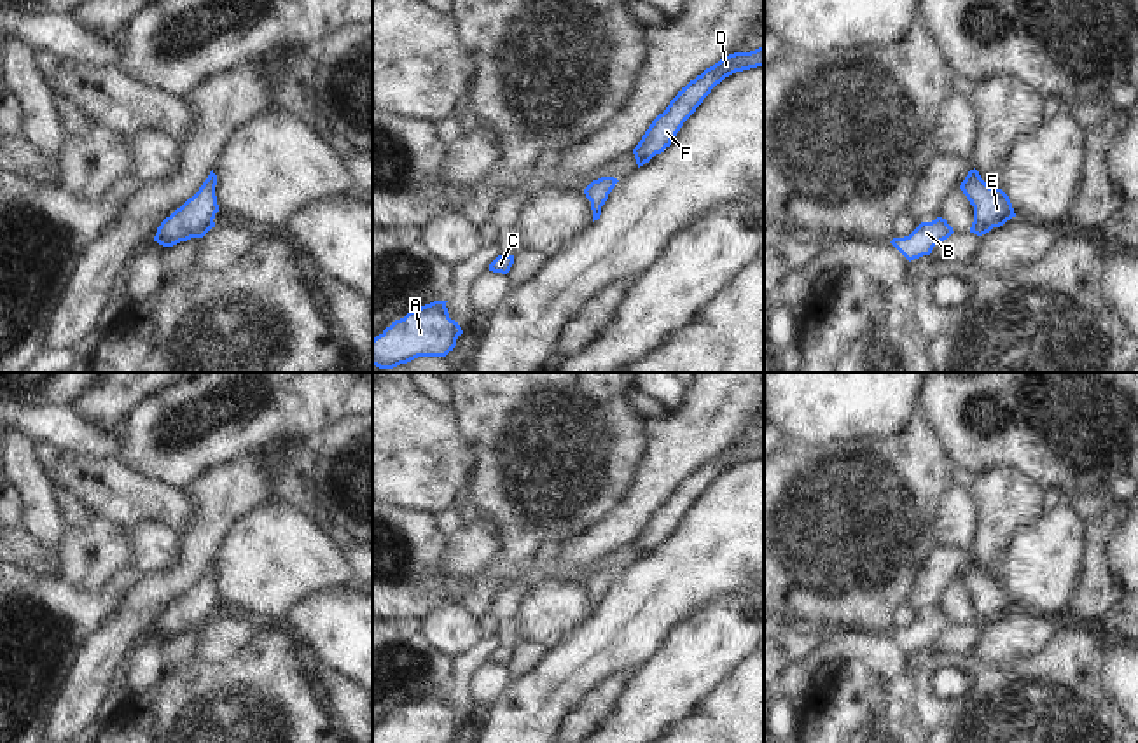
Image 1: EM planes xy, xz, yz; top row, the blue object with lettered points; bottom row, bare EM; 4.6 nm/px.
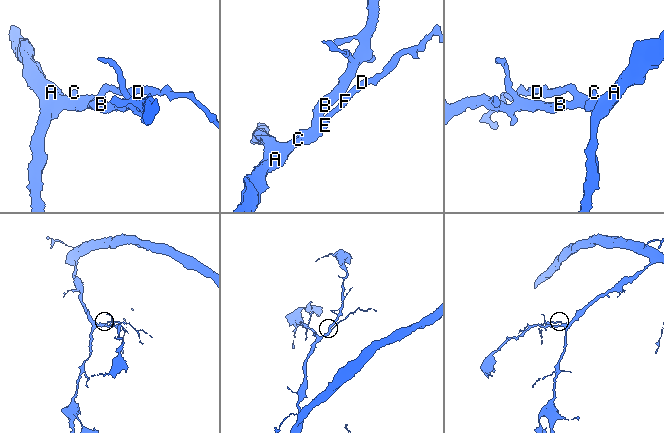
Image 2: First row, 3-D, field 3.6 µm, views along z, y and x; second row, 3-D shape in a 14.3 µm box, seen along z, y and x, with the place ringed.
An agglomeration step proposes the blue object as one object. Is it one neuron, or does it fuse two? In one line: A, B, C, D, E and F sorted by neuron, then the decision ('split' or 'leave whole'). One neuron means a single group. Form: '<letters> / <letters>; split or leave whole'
A B C D E F; leave whole

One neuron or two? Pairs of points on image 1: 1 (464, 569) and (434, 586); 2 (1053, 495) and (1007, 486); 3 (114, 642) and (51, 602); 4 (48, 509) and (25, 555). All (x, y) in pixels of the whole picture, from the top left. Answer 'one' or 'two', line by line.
1: two
2: two
3: two
4: two

